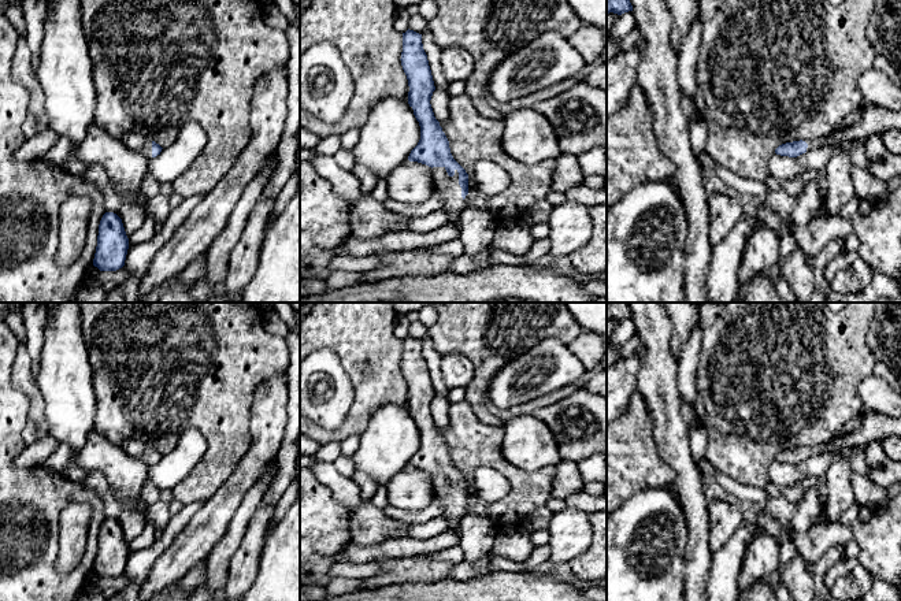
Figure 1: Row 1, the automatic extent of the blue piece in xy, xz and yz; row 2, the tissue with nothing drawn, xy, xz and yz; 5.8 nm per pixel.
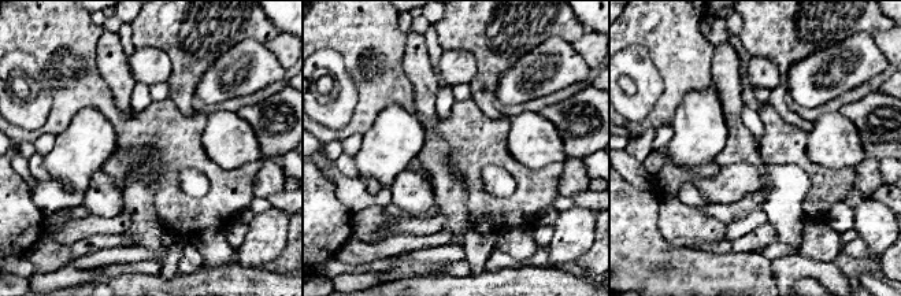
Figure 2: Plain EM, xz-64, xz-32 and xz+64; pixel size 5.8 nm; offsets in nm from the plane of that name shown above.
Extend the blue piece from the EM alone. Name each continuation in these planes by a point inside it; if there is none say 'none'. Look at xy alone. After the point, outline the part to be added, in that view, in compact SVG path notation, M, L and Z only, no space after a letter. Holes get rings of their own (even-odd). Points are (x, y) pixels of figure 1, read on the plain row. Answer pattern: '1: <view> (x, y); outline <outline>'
1: xy (133, 448); outline M127 439L122 444L122 448L129 456L140 459L148 467L152 465L152 446L137 439Z

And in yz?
1: yz (867, 426); outline M863 409L853 420L848 422L841 433L826 444L819 444L808 450L807 457L817 456L823 452L837 450L842 446L867 445L871 441L882 441L886 437L901 437L901 418L876 413Z

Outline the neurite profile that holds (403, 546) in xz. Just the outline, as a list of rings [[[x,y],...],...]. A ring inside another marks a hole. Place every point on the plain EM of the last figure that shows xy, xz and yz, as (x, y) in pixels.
[[[444,531],[429,539],[415,539],[411,537],[388,538],[377,545],[351,544],[344,550],[341,563],[345,564],[366,564],[378,561],[382,557],[419,557],[435,552],[441,552],[459,545],[459,533]]]

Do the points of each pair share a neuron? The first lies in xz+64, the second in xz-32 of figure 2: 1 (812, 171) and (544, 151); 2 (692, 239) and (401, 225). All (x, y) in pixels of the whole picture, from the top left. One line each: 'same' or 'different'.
1: different
2: different

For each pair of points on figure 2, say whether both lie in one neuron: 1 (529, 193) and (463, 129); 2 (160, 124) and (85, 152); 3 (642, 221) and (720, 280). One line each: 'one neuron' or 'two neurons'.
1: one neuron
2: two neurons
3: one neuron

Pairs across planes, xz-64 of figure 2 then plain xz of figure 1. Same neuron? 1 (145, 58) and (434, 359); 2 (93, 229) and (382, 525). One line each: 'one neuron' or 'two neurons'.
1: two neurons
2: two neurons

